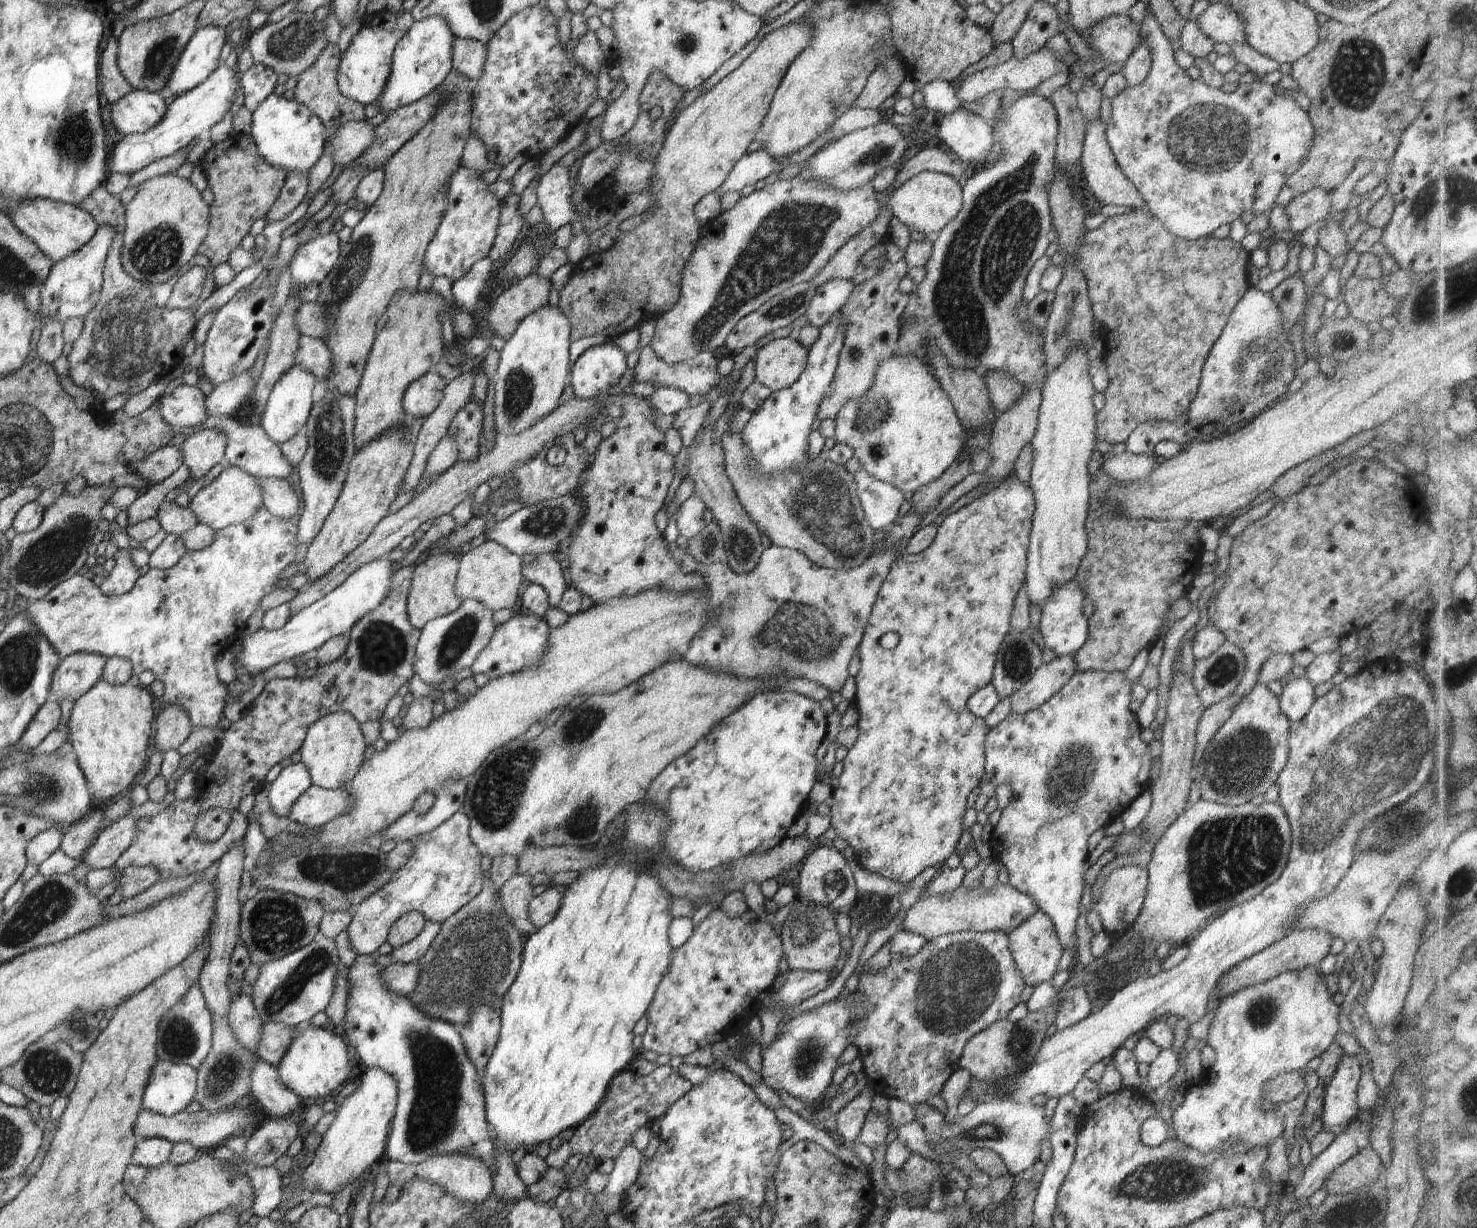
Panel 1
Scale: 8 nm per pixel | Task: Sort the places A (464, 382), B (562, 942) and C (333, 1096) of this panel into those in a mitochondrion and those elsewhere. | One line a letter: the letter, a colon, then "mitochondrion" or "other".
A: other
B: other
C: other

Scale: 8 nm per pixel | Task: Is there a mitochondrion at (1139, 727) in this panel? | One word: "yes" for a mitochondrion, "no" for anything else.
no

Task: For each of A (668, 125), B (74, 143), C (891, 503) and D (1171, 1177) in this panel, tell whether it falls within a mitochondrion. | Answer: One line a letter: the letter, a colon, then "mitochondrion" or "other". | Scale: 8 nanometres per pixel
A: other
B: mitochondrion
C: other
D: mitochondrion

